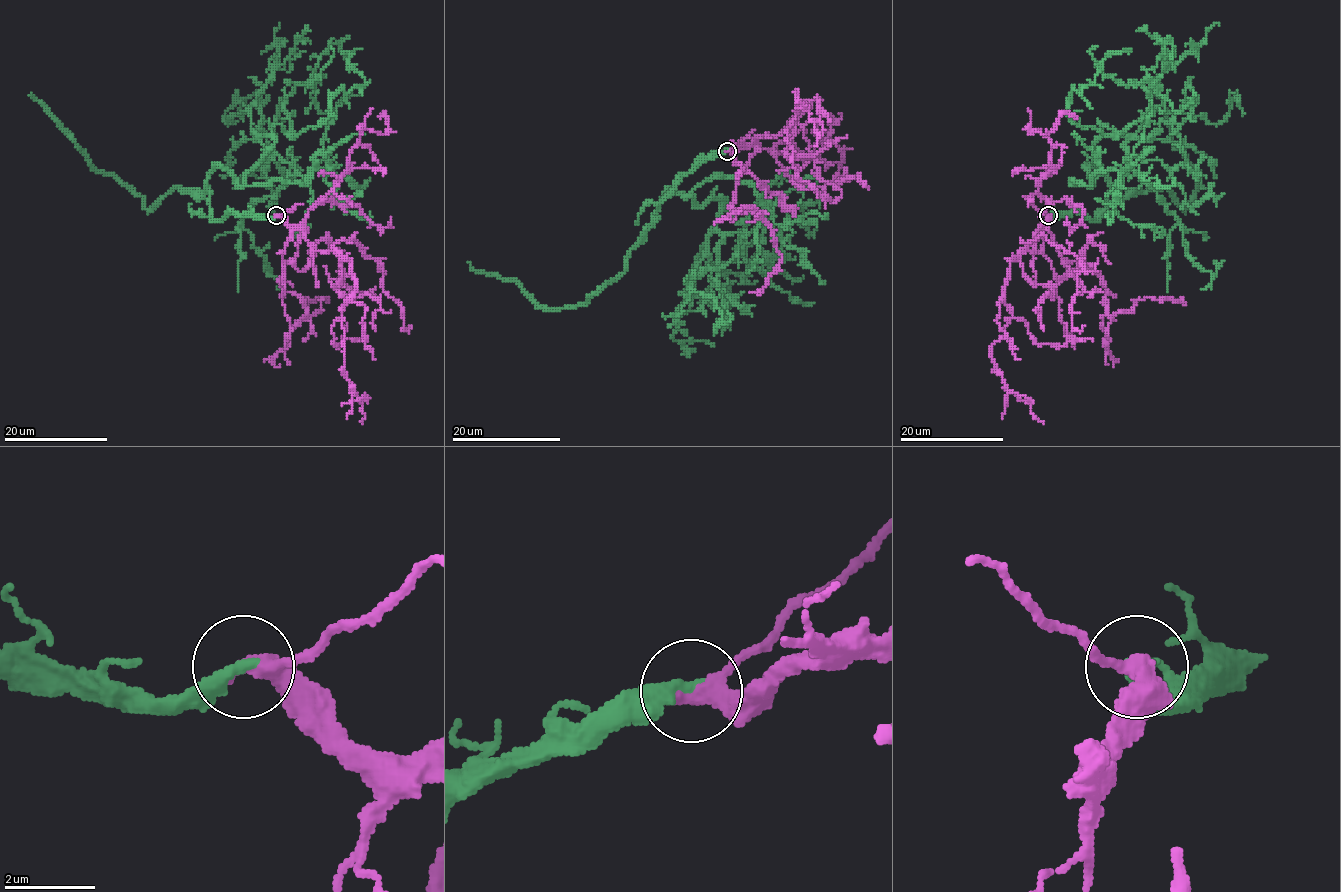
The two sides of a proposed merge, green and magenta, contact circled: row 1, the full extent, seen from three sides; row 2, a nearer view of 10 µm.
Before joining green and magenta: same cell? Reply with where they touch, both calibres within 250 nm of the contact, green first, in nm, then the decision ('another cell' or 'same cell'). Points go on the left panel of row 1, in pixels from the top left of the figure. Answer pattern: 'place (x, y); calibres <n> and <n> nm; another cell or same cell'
place (276, 215); calibres 340 and 360 nm; same cell

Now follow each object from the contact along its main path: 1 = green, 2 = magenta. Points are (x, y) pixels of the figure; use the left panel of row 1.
1: (276, 215), (211, 217), (208, 176), (217, 166), (241, 185), (263, 136), (292, 168), (241, 224), (276, 288)
2: (276, 215), (317, 250), (338, 251), (350, 263), (355, 279), (342, 307), (343, 374), (361, 403), (360, 422)

